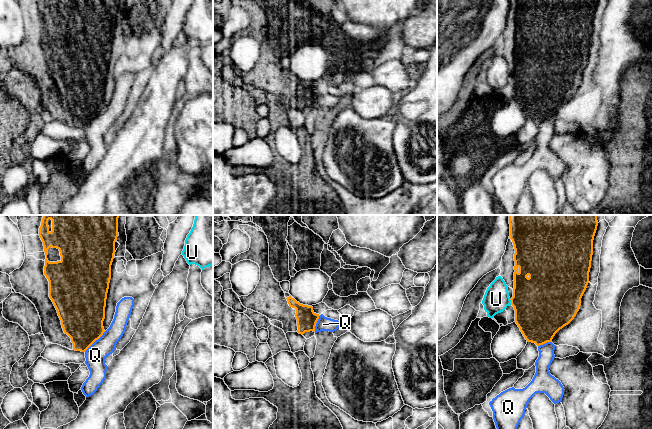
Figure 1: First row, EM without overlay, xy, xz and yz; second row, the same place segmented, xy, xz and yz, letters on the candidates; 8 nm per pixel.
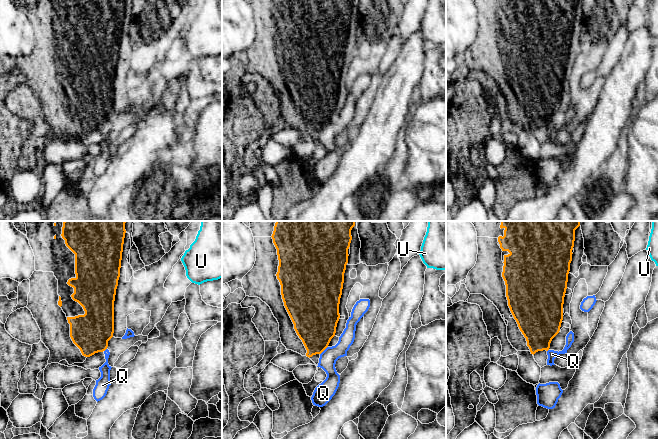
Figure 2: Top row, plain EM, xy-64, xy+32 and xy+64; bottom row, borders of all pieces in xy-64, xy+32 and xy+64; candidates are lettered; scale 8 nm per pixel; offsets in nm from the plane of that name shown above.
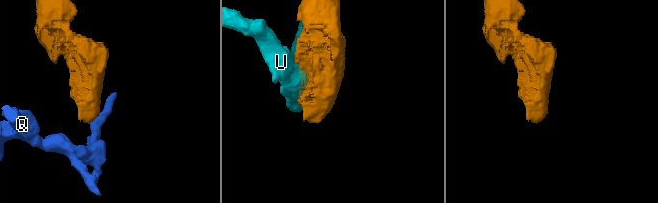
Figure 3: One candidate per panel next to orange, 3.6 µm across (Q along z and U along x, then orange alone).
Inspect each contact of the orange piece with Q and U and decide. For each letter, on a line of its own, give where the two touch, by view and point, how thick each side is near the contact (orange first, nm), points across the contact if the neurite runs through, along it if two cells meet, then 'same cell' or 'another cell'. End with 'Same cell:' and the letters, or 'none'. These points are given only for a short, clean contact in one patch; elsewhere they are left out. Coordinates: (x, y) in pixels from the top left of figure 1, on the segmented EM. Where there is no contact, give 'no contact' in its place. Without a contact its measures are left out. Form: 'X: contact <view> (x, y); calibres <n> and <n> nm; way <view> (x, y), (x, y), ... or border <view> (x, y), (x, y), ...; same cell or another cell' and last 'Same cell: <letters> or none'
Q: contact xy (94, 341); calibres 360 and 170 nm; border xy (105, 331), (84, 351); another cell
U: contact yz (511, 302); calibres 460 and 200 nm; border yz (509, 299), (511, 304); another cell
Same cell: none

